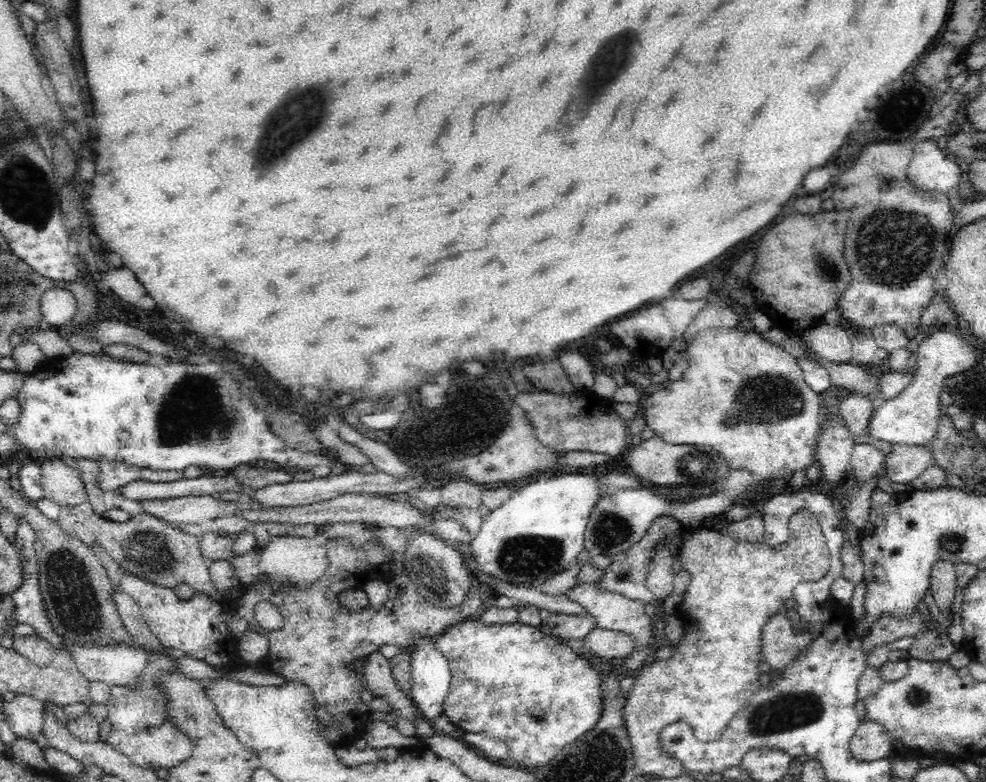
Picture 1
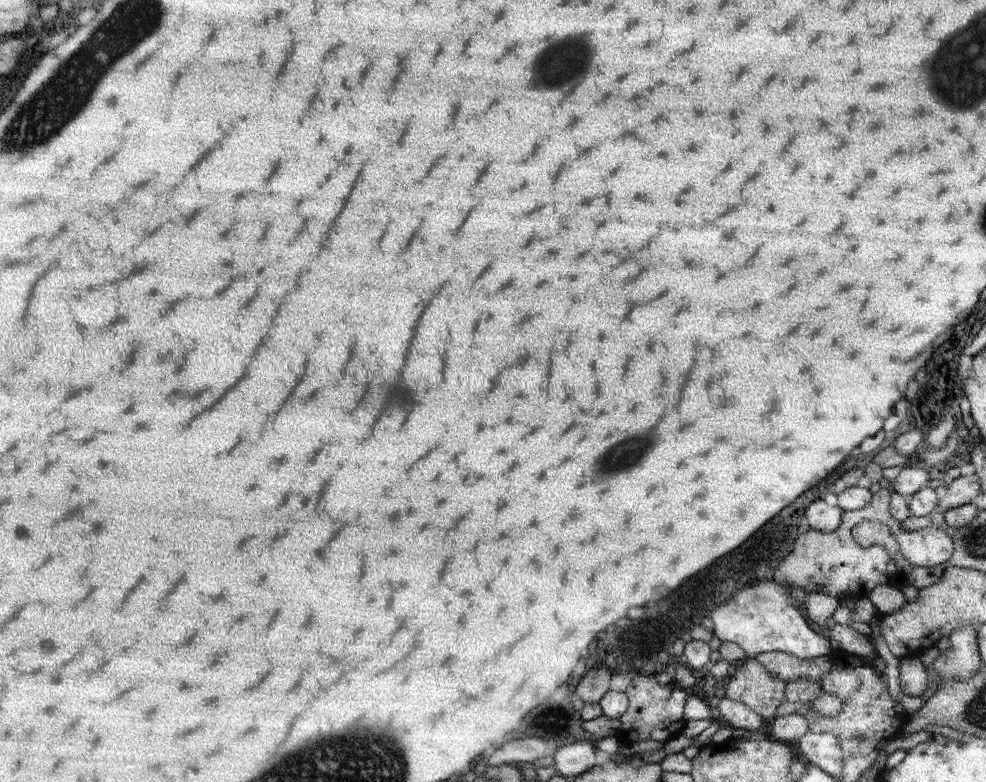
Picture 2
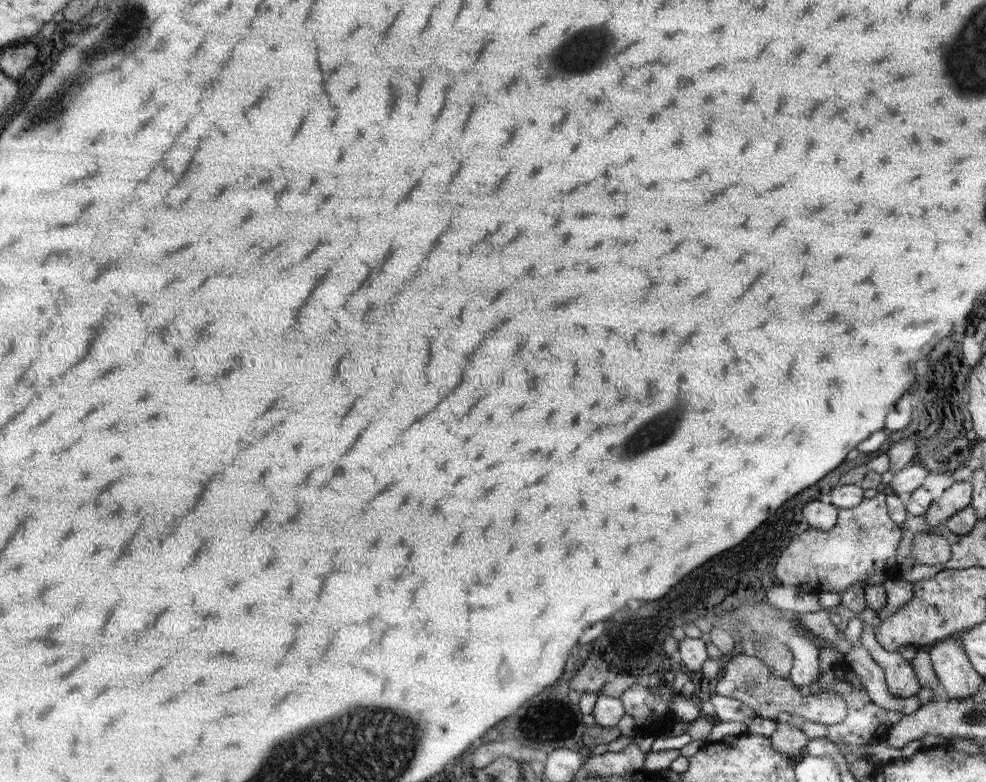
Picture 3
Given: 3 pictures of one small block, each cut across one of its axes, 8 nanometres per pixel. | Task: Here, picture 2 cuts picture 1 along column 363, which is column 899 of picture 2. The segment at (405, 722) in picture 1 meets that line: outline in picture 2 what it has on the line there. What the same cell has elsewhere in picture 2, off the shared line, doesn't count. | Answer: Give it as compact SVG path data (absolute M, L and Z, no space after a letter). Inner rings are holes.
M917 656L899 658L899 686L907 696L919 696L929 690L929 676Z

